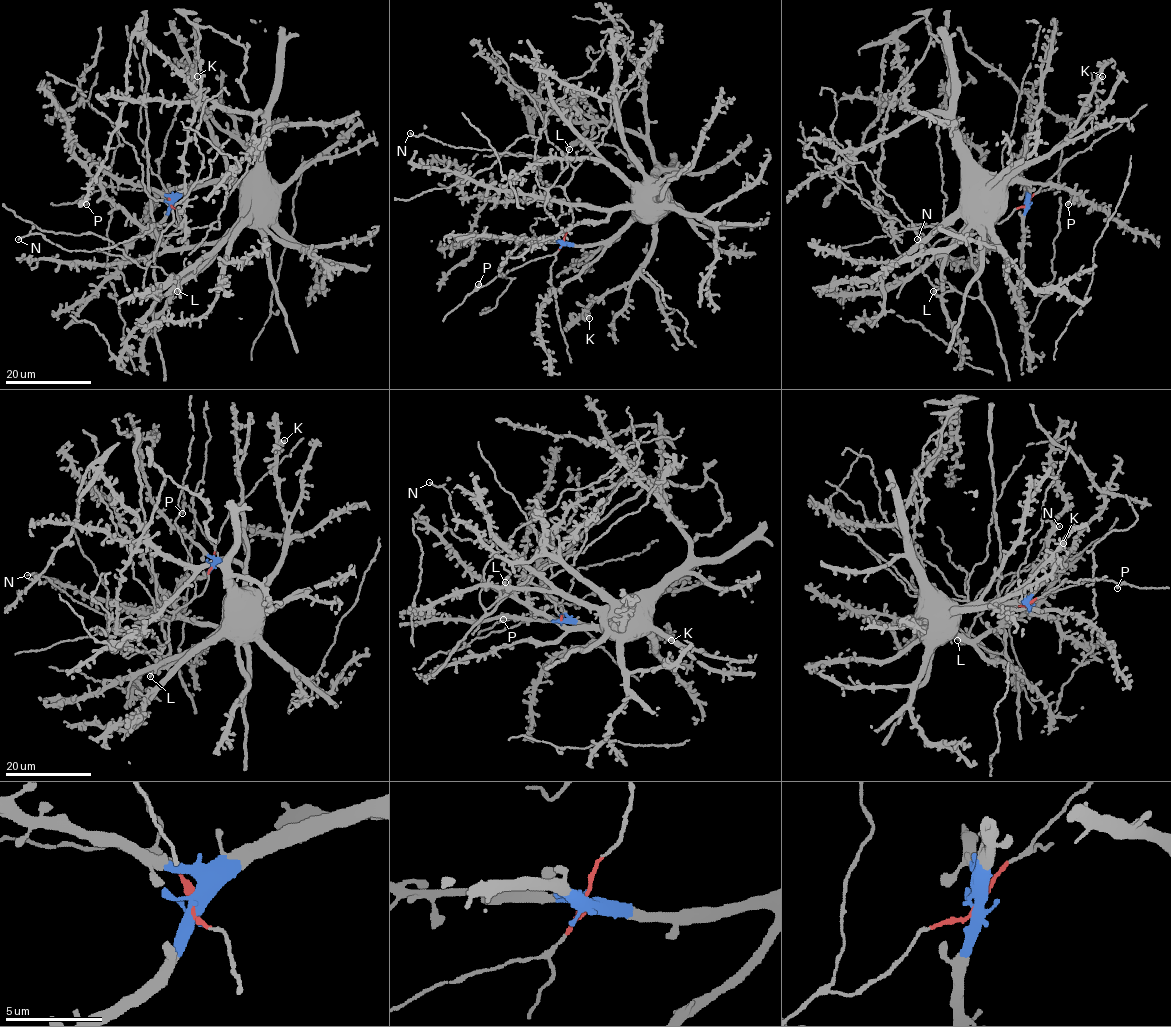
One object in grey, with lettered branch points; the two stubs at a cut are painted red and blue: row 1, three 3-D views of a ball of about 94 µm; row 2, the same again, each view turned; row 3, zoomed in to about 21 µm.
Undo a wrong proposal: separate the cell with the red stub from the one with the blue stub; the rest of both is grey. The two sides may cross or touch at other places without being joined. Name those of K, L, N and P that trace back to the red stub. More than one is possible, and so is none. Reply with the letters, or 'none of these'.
N, P

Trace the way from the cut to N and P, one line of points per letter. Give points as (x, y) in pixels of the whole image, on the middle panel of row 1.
N: (563, 243), (572, 207), (560, 186), (548, 186), (546, 191), (549, 196), (564, 159), (458, 147), (410, 132)
P: (563, 243), (552, 254), (531, 260), (496, 276), (478, 289), (479, 283)

